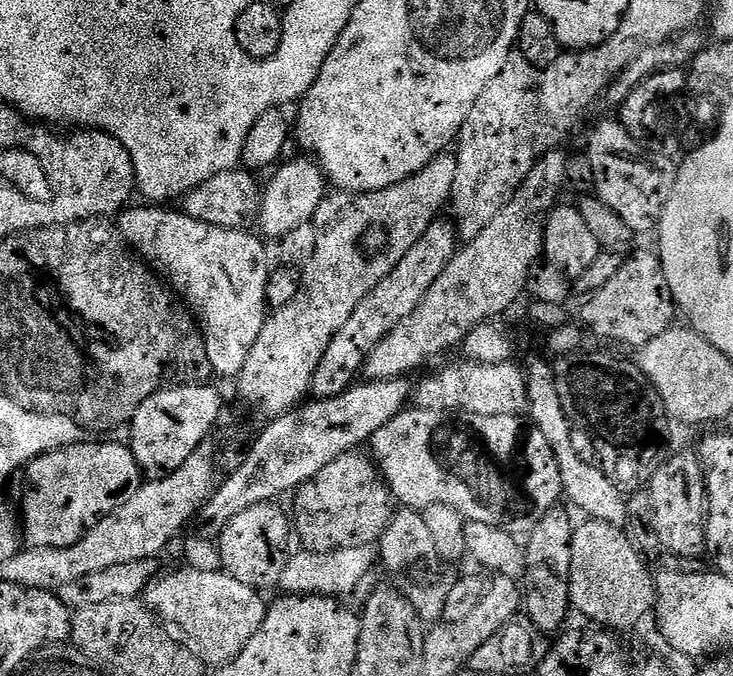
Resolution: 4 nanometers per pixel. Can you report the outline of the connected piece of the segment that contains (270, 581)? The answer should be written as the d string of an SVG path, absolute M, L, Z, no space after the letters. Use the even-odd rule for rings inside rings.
M263 503L238 514L219 533L218 551L223 571L229 572L235 582L244 582L248 587L259 590L272 588L281 583L288 565L288 535L290 533L290 516L279 508L279 503Z

